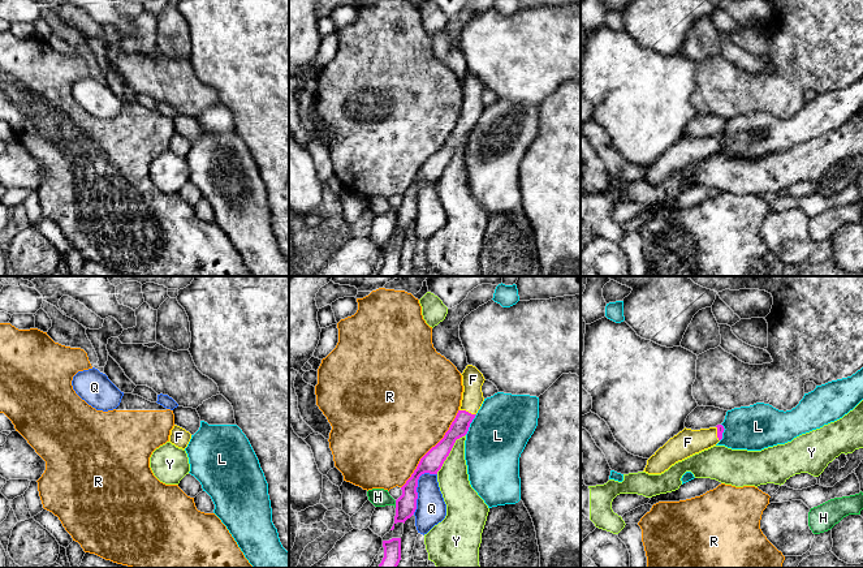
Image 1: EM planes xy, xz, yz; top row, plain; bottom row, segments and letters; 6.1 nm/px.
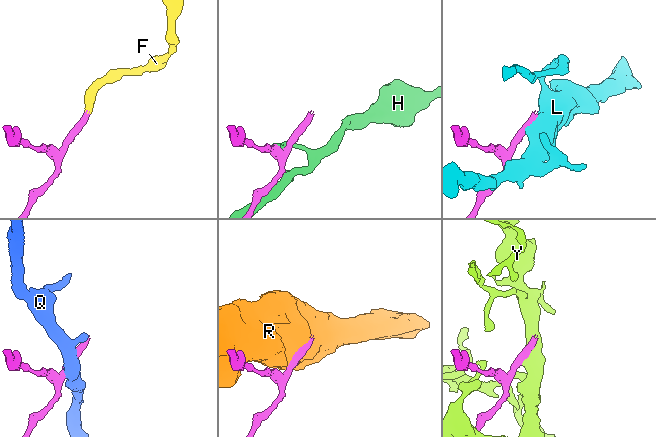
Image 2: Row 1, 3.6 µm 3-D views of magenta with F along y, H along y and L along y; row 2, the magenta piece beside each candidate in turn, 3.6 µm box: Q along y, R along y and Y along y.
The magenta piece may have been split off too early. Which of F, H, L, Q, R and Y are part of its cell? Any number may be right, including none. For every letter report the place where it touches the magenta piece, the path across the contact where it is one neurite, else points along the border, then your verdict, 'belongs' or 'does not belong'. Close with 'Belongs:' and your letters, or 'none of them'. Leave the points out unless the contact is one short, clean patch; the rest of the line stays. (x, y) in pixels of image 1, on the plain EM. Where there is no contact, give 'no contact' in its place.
F: meets magenta in xz at (467, 120); runs through xz (460, 134), (467, 120), (473, 107), (473, 87); belongs
H: meets magenta in xz at (396, 212); border along xz (395, 209), (396, 215); does not belong
L: meets magenta in xz at (469, 133); border along xz (477, 123), (465, 142); does not belong
Q: meets magenta in xz at (417, 194); border along xz (436, 181), (423, 181), (419, 185), (417, 216), (413, 222); does not belong
R: meets magenta in xz at (431, 156); does not belong
Y: meets magenta in xz at (449, 160); does not belong
Belongs: F

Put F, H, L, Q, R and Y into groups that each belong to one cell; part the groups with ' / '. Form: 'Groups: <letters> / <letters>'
Groups: F / H / L / Q / R / Y

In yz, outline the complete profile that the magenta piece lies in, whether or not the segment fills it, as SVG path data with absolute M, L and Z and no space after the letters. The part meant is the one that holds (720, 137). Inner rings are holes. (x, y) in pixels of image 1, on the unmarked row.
M724 134L691 138L683 137L660 155L648 168L643 180L661 182L672 173L716 154L722 147Z

